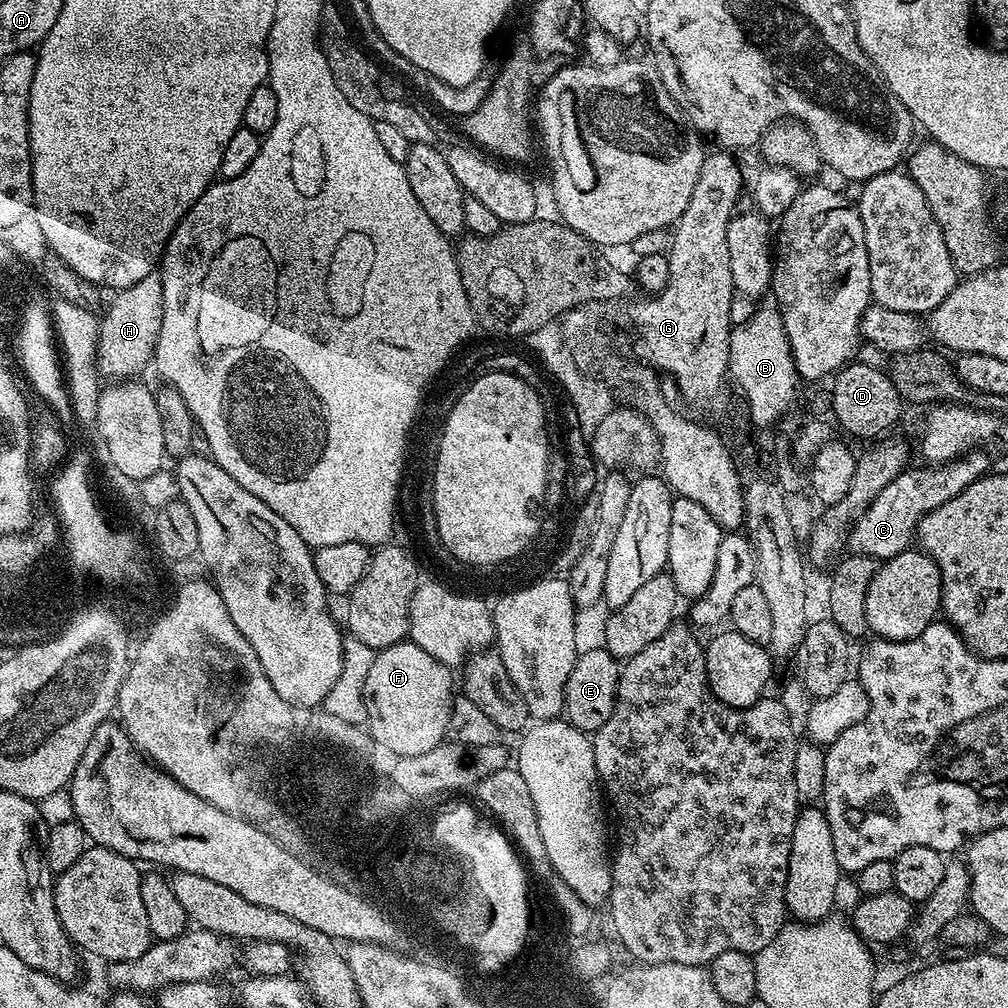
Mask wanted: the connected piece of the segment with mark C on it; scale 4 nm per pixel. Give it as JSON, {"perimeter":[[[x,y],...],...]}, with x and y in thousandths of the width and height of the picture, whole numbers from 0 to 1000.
{"perimeter":[[[961,446],[938,460],[902,463],[879,486],[875,486],[867,498],[853,509],[853,512],[842,523],[839,544],[842,549],[861,552],[870,558],[887,554],[891,550],[902,547],[906,539],[909,522],[914,514],[935,502],[935,498],[942,498],[942,494],[950,494],[958,482],[962,482],[981,467],[982,452],[976,446]]]}

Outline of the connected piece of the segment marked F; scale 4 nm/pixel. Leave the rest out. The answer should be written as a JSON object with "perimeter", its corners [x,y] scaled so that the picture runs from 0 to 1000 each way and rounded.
{"perimeter":[[[398,637],[376,644],[367,661],[367,669],[363,669],[363,722],[393,752],[414,750],[423,748],[423,744],[431,744],[431,740],[441,737],[444,729],[444,713],[450,693],[448,671],[449,664],[427,653],[427,649],[423,649],[423,645],[414,639]]]}

